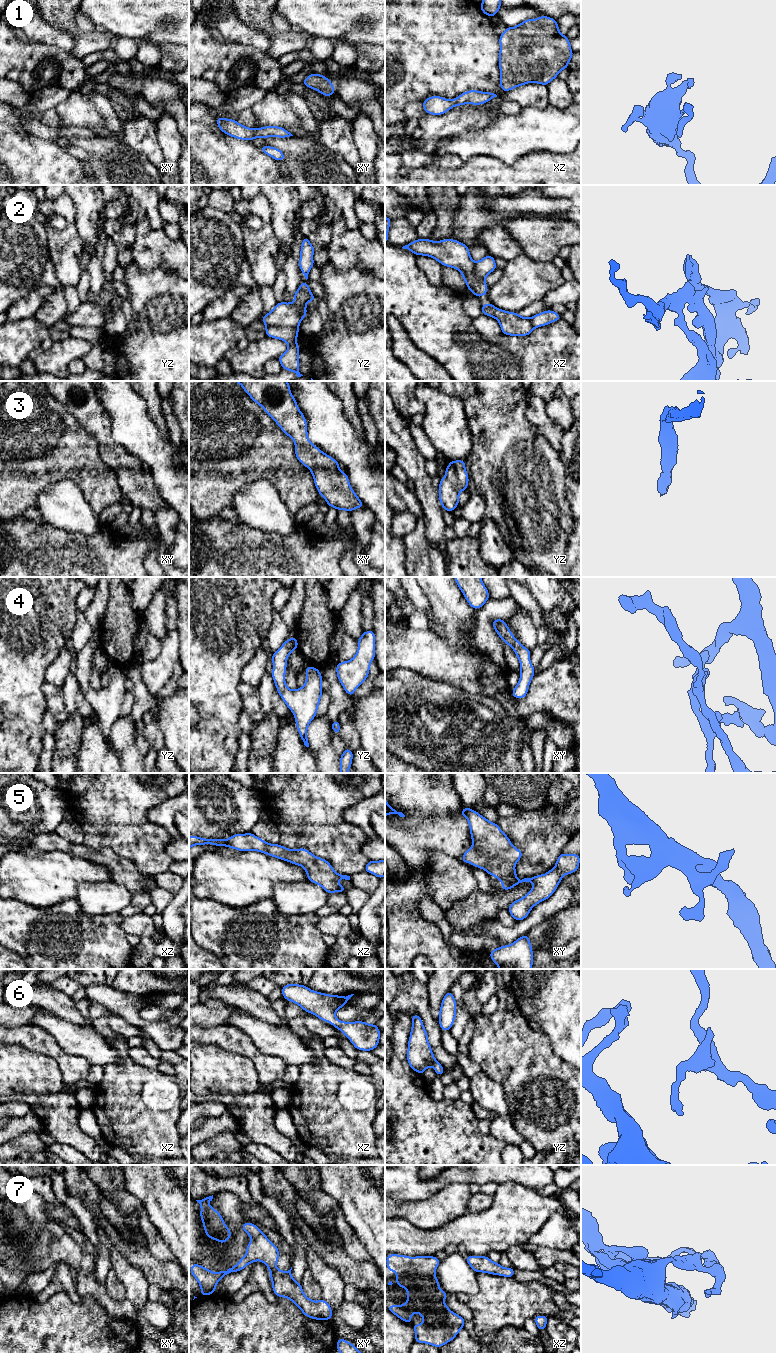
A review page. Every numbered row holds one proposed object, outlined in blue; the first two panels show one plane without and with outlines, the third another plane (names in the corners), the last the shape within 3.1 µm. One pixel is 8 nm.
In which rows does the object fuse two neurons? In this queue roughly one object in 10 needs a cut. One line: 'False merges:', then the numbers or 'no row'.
False merges: no row

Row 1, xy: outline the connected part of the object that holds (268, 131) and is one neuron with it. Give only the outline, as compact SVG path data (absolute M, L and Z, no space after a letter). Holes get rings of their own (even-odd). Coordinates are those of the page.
M217 117L216 123L219 129L231 137L240 140L254 141L256 137L265 139L267 137L287 138L293 136L289 131L279 126L265 126L258 129L245 127L234 119Z

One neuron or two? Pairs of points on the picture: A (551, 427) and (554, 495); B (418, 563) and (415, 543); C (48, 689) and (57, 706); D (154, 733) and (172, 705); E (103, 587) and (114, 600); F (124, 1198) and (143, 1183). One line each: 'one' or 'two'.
A: two
B: one
C: one
D: two
E: two
F: two

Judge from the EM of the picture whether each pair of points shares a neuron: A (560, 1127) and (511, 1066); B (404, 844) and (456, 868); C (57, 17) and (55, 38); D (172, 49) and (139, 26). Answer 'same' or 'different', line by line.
A: same
B: different
C: different
D: different

